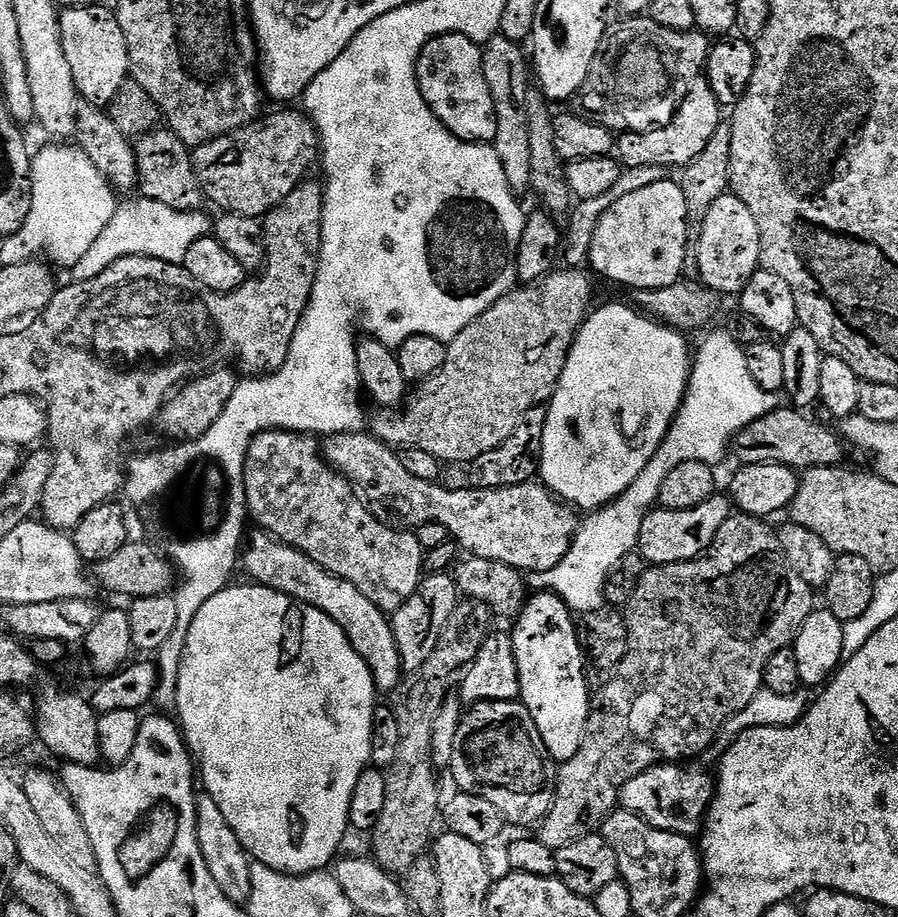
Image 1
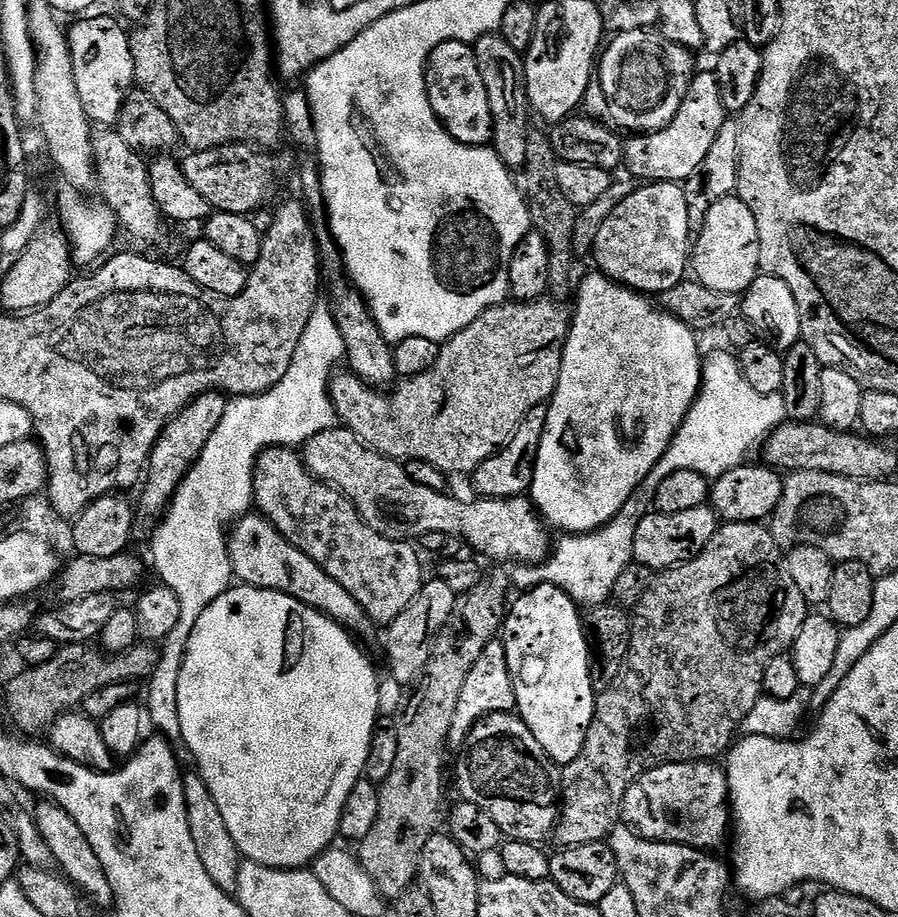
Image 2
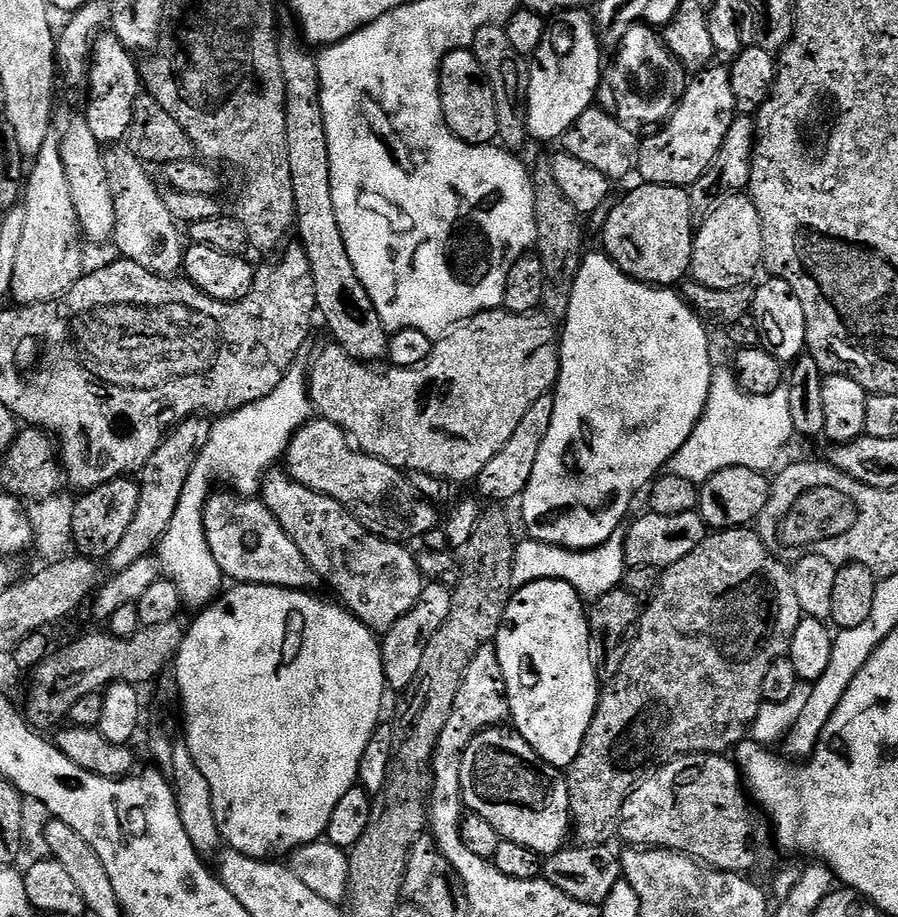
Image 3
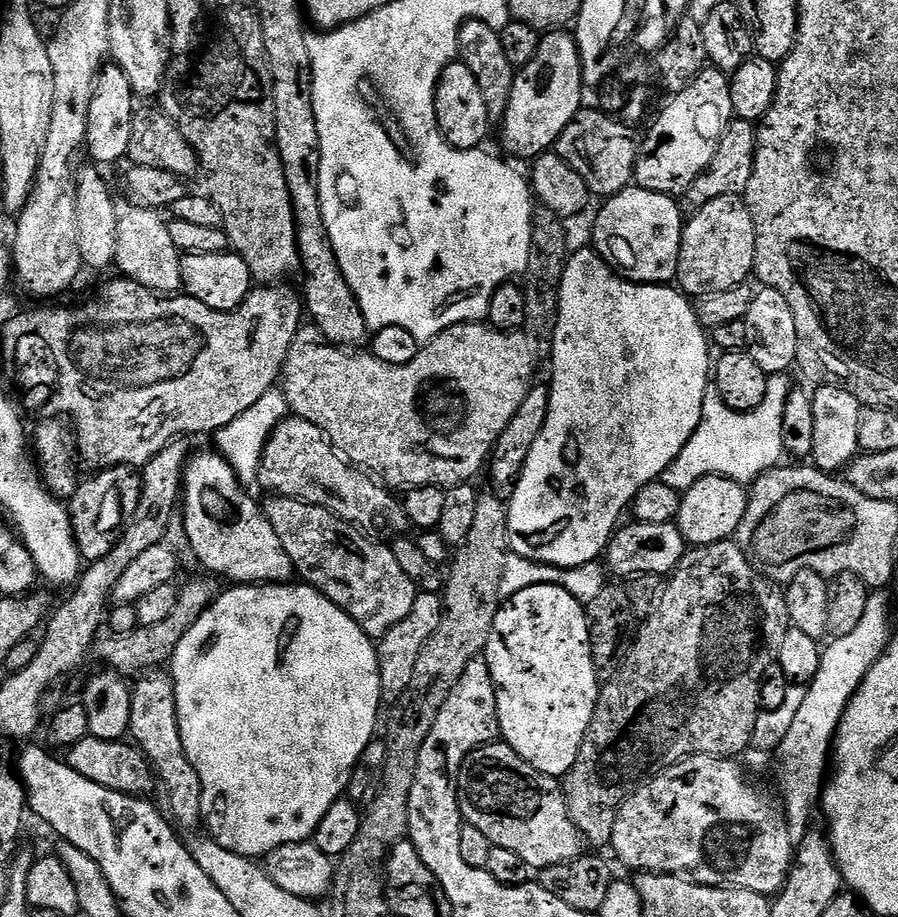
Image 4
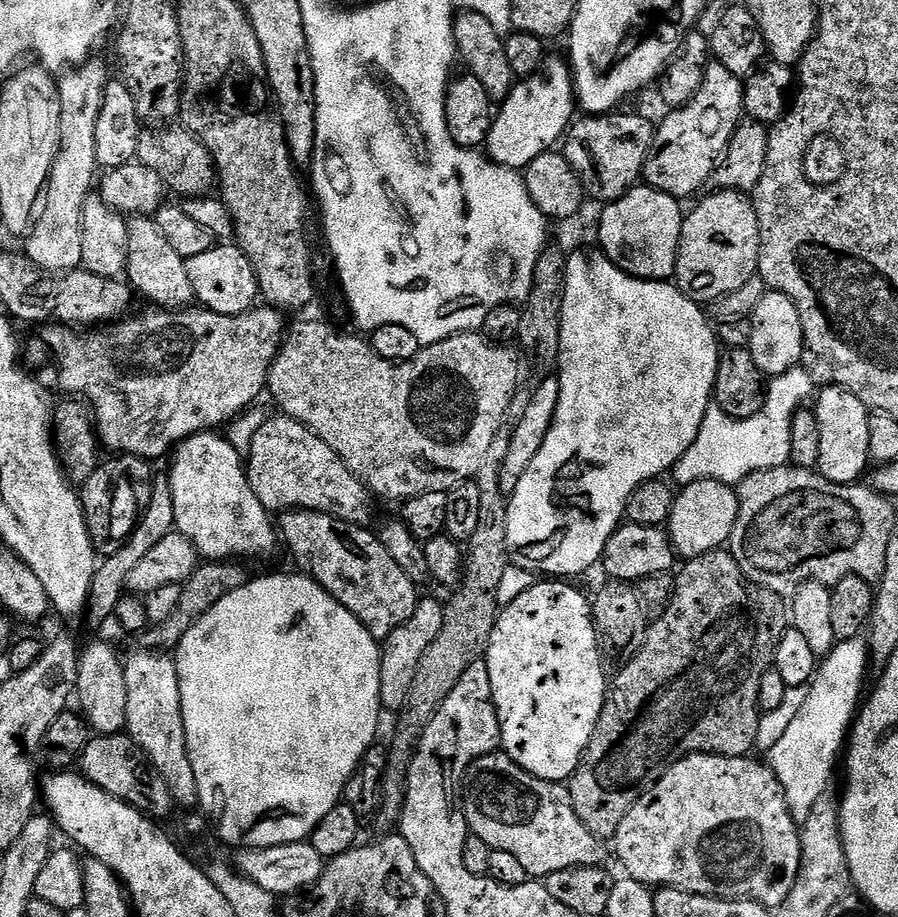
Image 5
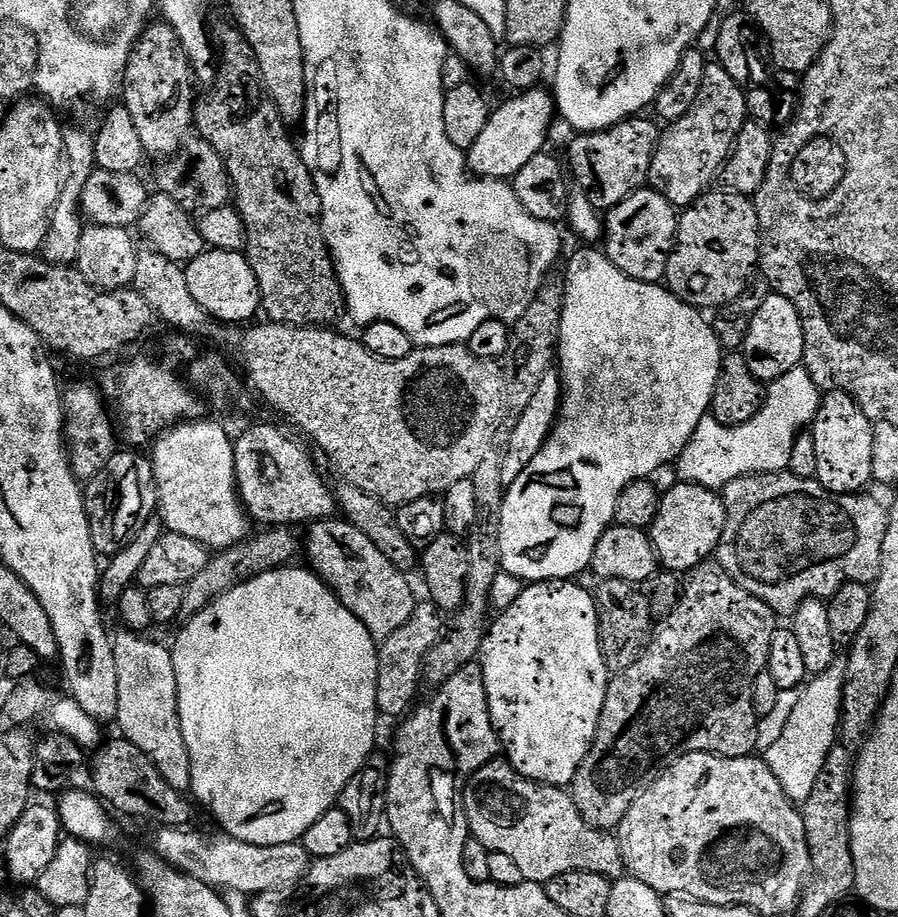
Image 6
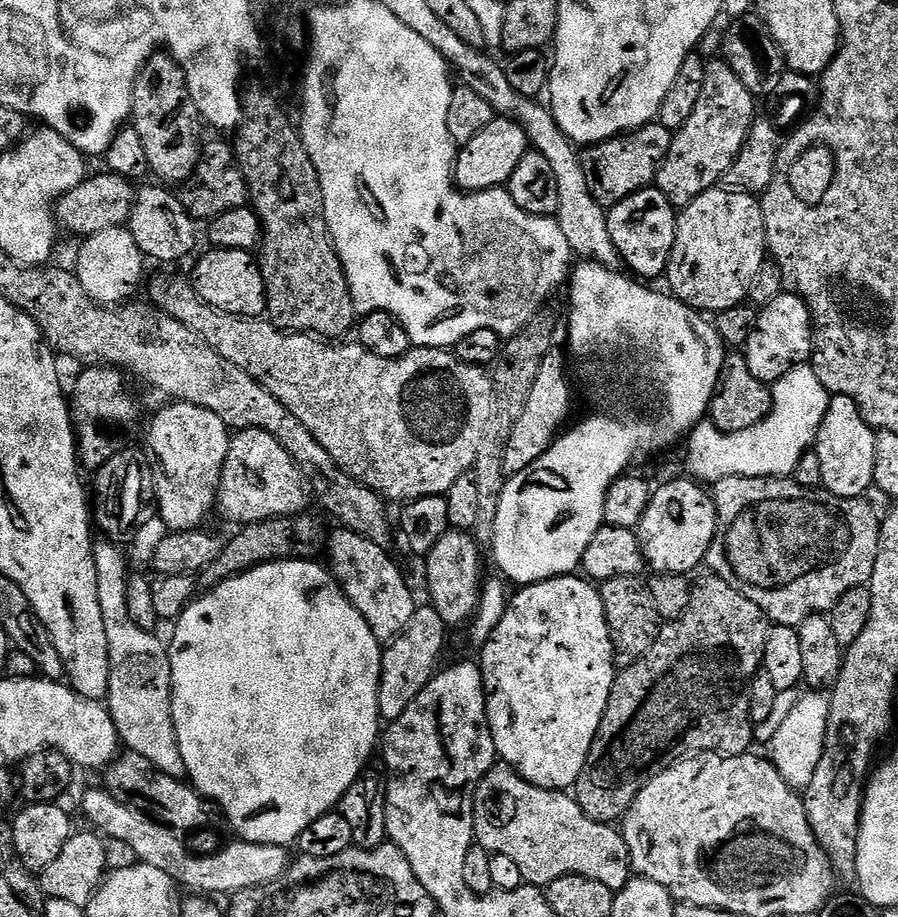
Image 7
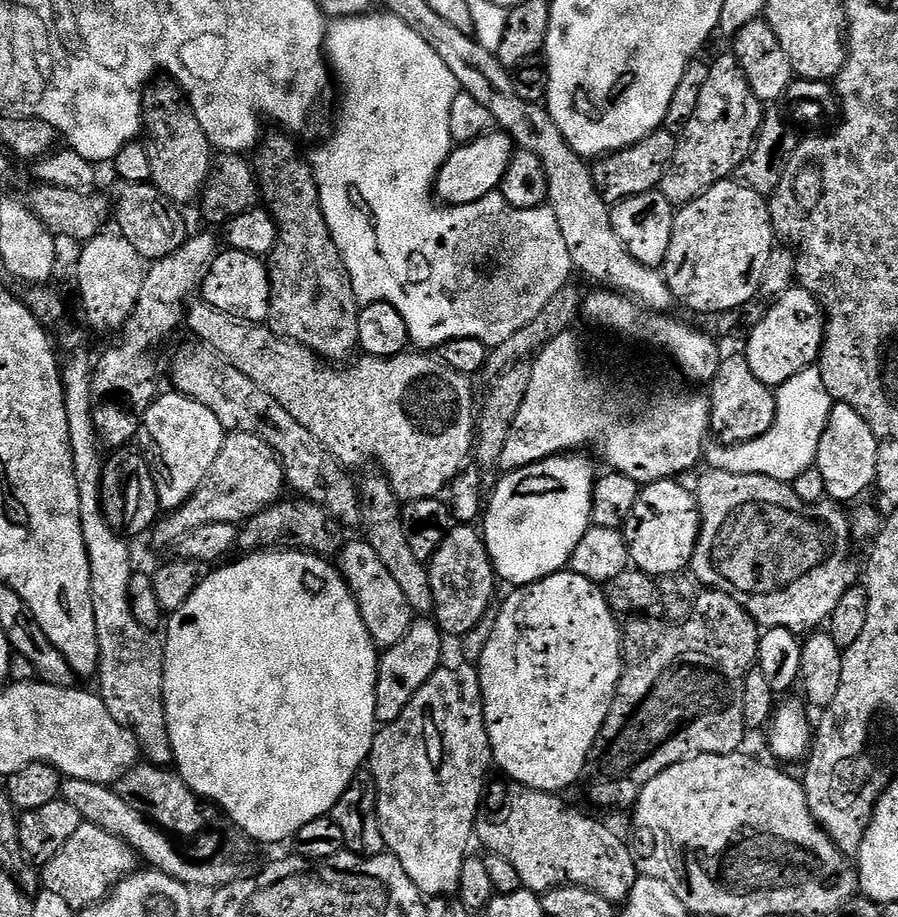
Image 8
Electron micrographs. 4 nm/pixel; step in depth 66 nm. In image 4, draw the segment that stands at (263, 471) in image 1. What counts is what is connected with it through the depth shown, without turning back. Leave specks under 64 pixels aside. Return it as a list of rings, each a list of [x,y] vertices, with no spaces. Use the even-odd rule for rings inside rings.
[[[290,496],[272,498],[266,511],[299,575],[301,572],[307,583],[354,618],[373,641],[378,642],[410,614],[418,584],[402,570],[387,543],[379,544],[379,539],[365,534],[329,508]]]

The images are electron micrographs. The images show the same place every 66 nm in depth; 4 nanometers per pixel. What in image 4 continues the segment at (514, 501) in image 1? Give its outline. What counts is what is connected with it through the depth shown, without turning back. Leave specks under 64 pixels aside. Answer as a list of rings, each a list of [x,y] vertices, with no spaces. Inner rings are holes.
[[[298,415],[285,418],[282,423],[272,431],[272,437],[264,448],[264,456],[260,459],[259,483],[264,483],[277,497],[290,496],[298,500],[305,500],[308,504],[317,504],[329,508],[346,522],[355,524],[357,528],[368,534],[385,532],[389,538],[408,531],[409,513],[395,491],[385,486],[375,475],[369,474],[365,469],[356,467],[338,451],[335,444],[329,440],[328,435],[317,424],[304,420]]]

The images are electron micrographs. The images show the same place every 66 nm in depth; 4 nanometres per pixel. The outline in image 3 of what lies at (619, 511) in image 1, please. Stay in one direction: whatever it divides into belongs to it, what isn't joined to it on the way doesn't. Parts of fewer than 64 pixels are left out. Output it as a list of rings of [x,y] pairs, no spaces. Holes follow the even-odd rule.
[[[717,367],[712,373],[710,394],[706,398],[702,418],[696,423],[690,438],[686,438],[686,442],[678,450],[678,454],[674,454],[674,458],[670,458],[670,462],[666,465],[666,472],[669,476],[686,478],[698,486],[709,480],[714,474],[718,474],[718,470],[727,468],[749,468],[755,472],[767,473],[768,467],[779,458],[780,451],[787,446],[788,439],[793,439],[793,436],[787,387],[781,386],[778,390],[765,396],[752,396],[736,383],[736,377],[731,367]],[[620,534],[611,536],[605,544],[587,550],[559,548],[553,544],[540,544],[537,540],[524,538],[524,541],[516,544],[512,563],[512,587],[521,588],[535,580],[561,580],[574,586],[581,597],[594,601],[602,594],[621,587],[625,571],[624,537]]]

